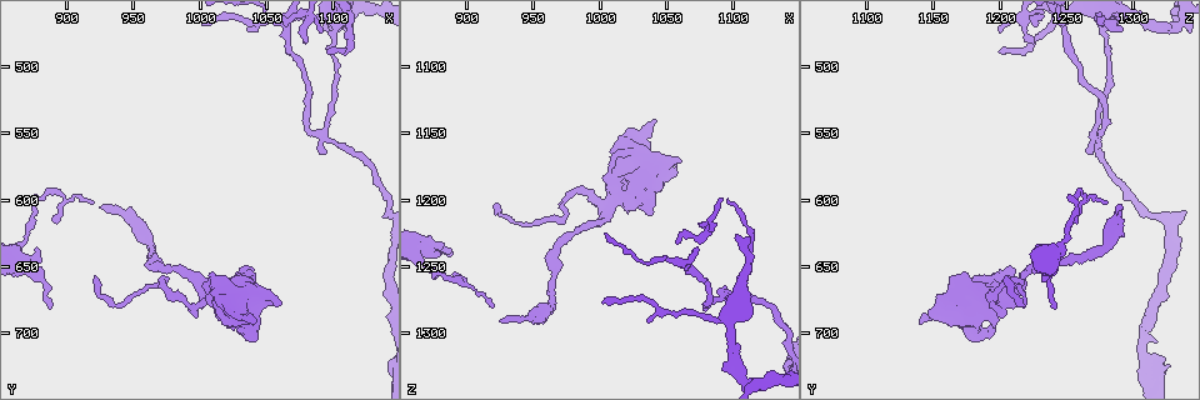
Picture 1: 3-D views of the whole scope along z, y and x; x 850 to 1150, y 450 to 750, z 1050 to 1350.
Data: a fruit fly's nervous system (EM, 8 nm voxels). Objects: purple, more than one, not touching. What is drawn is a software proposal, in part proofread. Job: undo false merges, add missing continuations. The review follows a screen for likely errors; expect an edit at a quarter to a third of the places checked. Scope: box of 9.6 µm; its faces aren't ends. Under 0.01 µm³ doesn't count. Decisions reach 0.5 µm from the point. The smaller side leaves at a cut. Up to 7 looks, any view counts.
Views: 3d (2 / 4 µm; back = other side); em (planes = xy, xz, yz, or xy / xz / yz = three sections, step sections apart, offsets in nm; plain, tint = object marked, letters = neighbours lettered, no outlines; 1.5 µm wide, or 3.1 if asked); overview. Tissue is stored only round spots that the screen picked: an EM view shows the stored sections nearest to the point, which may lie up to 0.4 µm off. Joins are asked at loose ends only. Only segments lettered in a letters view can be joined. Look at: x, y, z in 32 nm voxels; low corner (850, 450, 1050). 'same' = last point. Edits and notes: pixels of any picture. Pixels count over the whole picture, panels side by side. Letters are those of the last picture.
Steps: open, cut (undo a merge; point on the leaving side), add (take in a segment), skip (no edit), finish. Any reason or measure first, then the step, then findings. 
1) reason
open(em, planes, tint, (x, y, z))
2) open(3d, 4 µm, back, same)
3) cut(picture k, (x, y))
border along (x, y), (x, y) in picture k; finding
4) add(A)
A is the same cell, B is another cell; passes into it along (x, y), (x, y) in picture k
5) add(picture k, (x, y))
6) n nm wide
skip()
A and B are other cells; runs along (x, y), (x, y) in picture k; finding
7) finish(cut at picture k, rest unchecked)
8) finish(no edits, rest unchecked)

narrows sharply
open(3d, 2 µm, (980, 652, 1224))

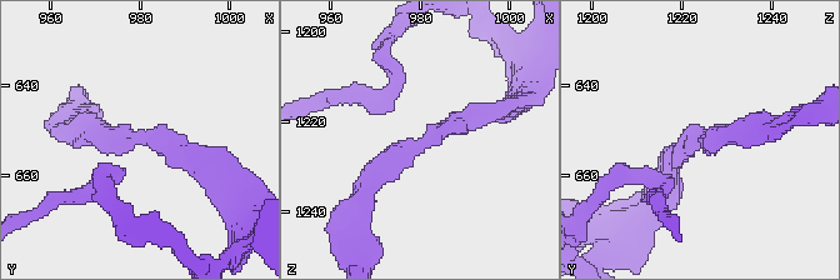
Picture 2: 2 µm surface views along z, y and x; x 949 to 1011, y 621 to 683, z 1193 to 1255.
open(em, planes, letters, (980, 652, 1225))

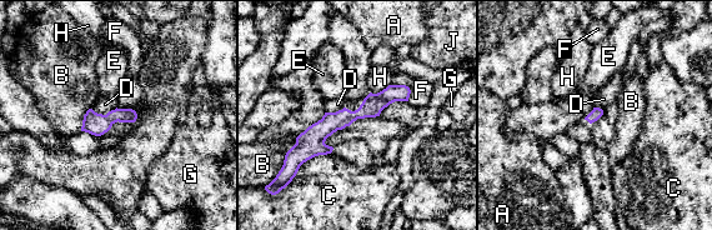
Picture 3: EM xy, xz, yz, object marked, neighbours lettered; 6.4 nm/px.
70 nm wide
skip()
A, B, C, D, E, F, G, H and J are other cells; runs along (406, 90), (331, 121), (294, 154) in picture 3; one cell here

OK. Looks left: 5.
sudden change in width
open(3d, 4 µm, (964, 638, 1274))

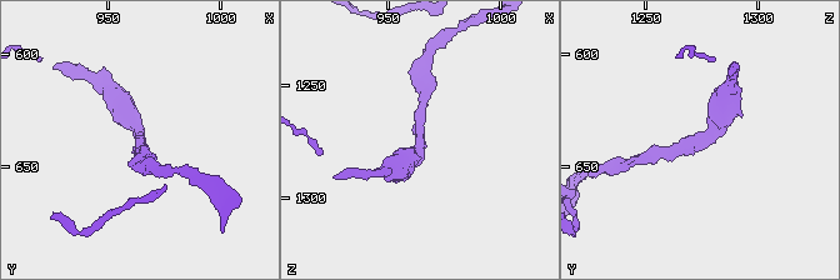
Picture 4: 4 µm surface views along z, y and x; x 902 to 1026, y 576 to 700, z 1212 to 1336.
arms of 200, 340 nm; need the tissue
open(em, yz, step 4, tint, (965, 639, 1275))

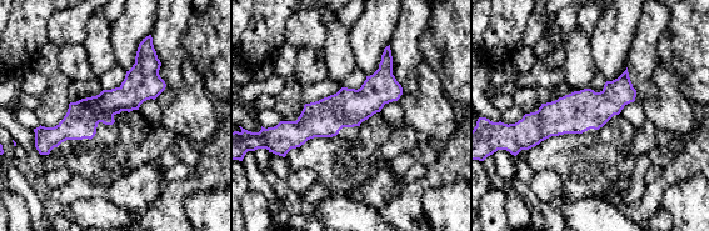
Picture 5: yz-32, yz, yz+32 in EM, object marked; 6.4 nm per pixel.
another direction
open(em, planes, letters, same)

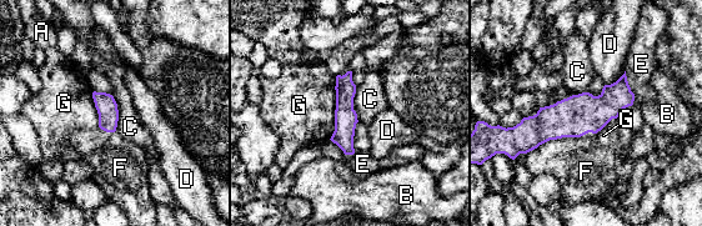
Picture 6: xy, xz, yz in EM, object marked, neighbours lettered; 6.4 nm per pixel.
skip()
A, B, C, D, E, F and G are other cells; one cell here

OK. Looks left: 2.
finish(no edits, rest unchecked)

